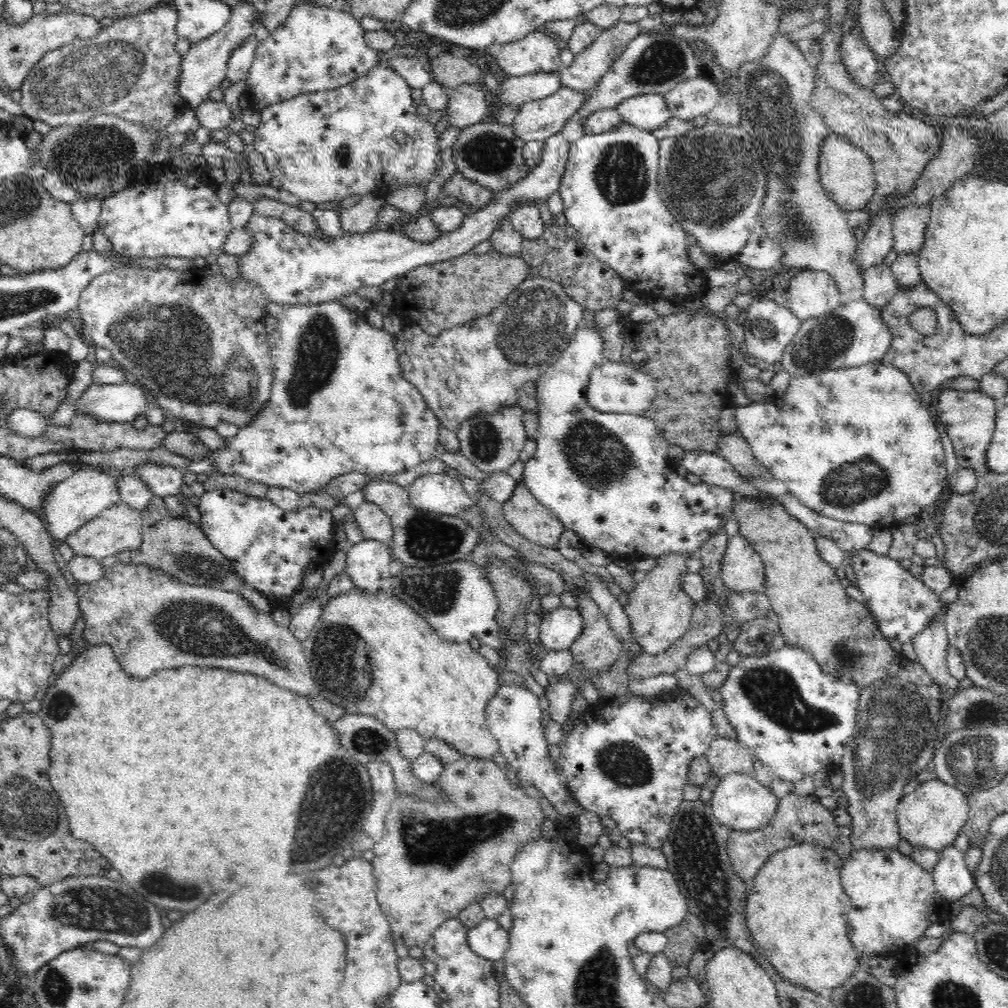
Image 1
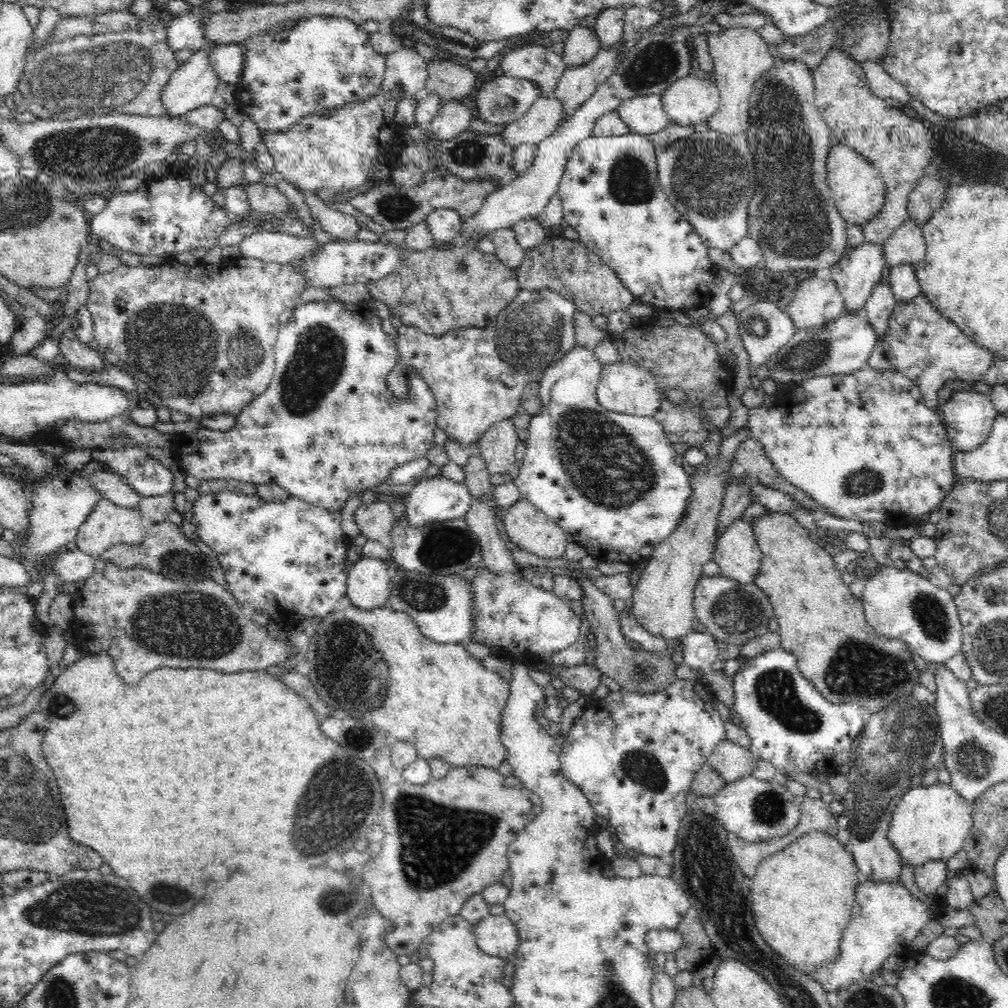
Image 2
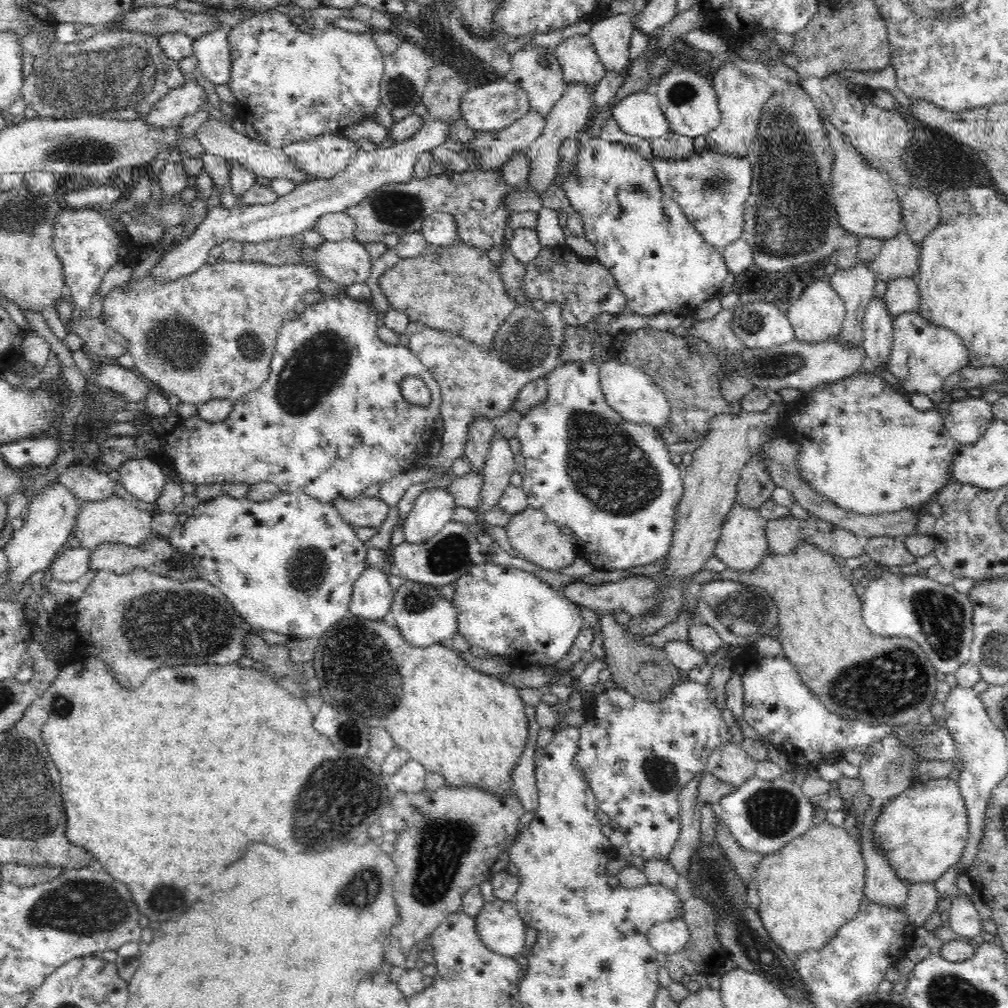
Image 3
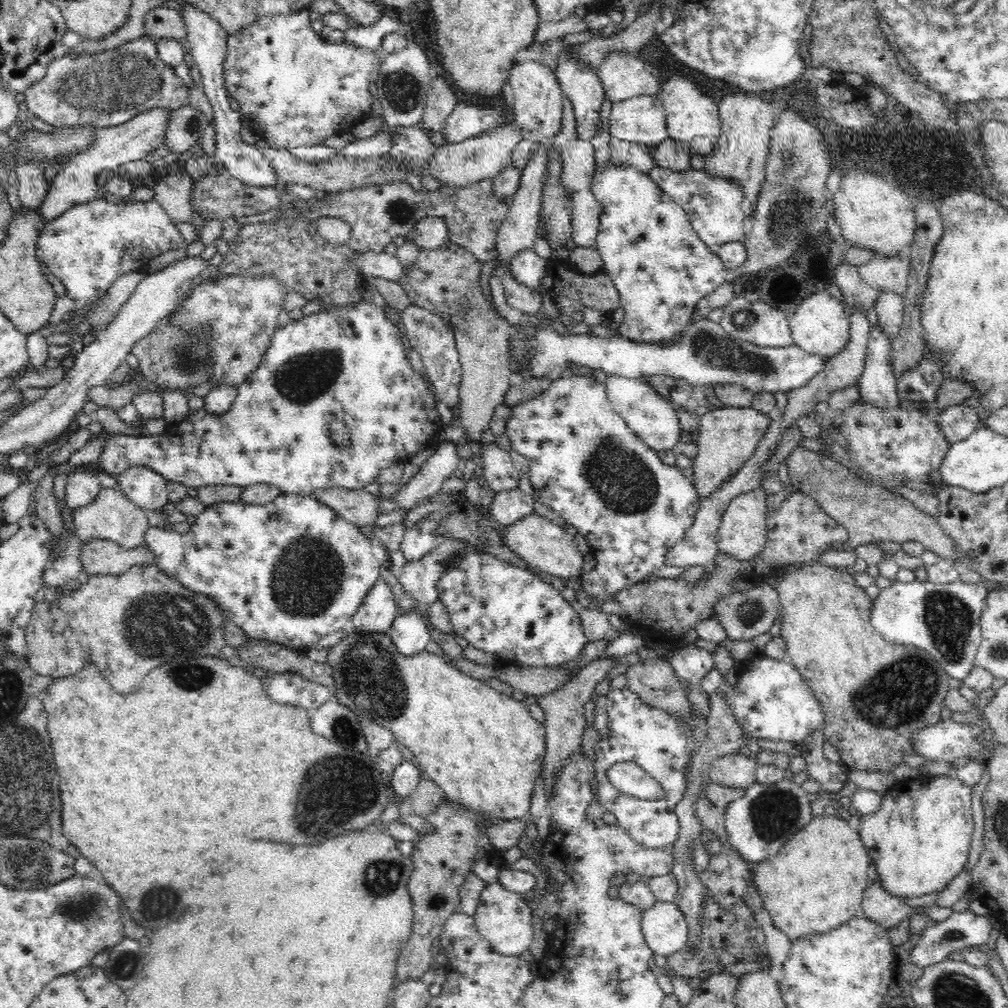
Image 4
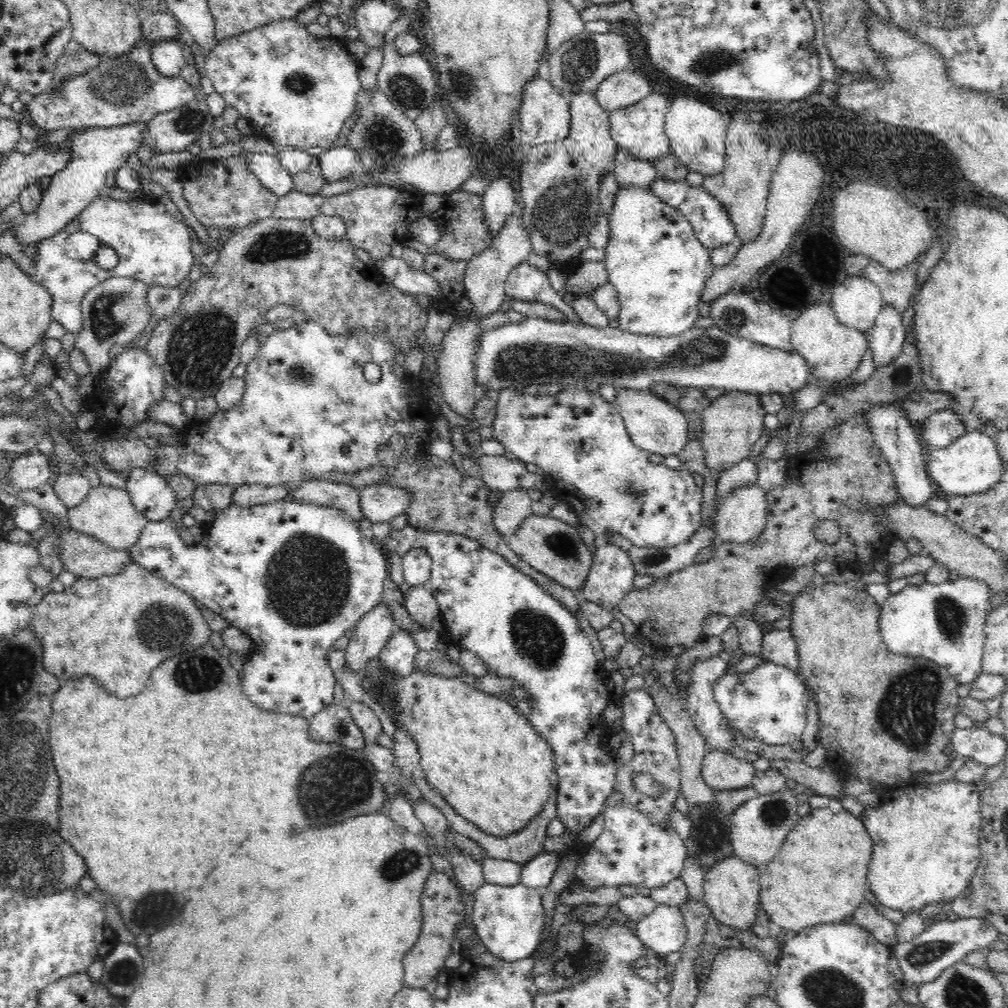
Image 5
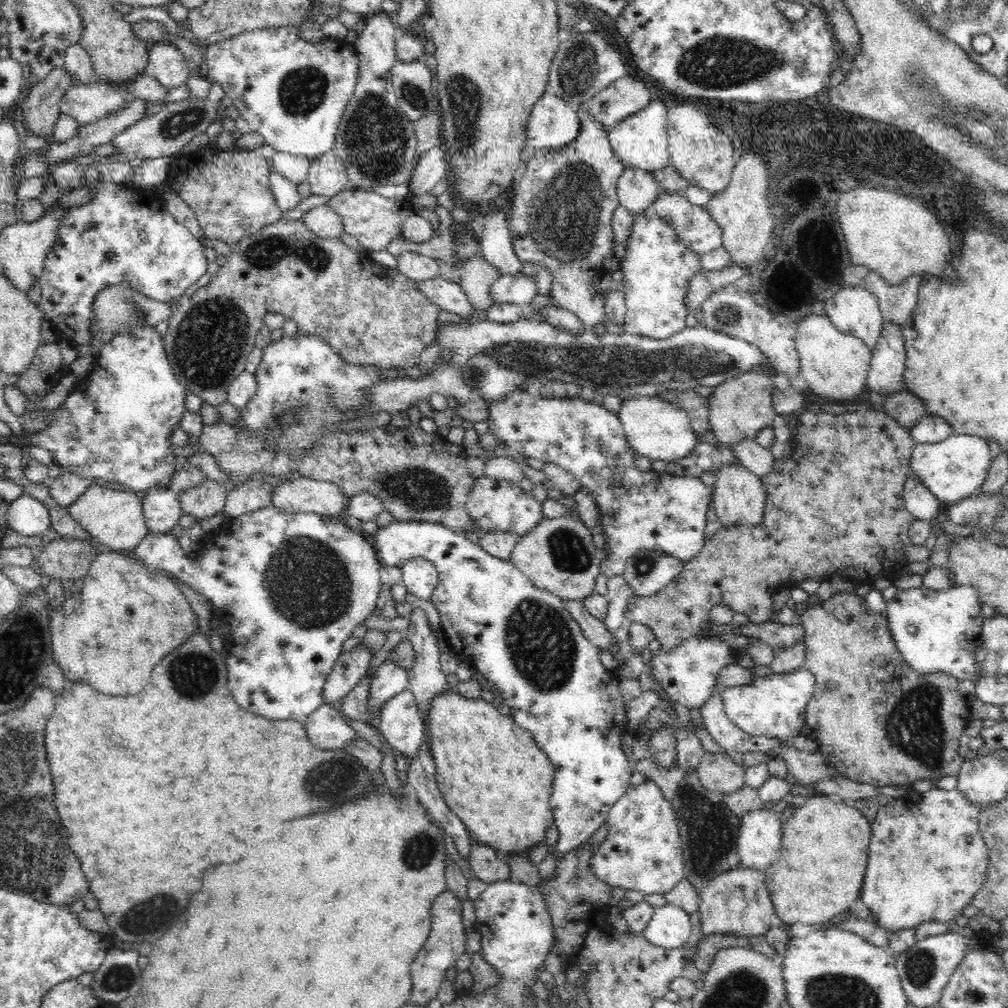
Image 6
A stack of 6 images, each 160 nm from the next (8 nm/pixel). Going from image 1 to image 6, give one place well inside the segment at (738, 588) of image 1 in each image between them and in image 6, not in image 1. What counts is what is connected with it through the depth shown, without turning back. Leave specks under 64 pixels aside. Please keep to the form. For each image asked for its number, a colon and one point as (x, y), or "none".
2: (737, 553)
3: (743, 541)
4: (742, 533)
5: (741, 517)
6: (738, 496)

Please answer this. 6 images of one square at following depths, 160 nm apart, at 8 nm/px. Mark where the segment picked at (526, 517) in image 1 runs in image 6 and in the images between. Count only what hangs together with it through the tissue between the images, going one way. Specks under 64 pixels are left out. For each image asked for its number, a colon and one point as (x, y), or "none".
2: (528, 527)
3: (536, 538)
4: (543, 544)
5: (554, 548)
6: (557, 555)

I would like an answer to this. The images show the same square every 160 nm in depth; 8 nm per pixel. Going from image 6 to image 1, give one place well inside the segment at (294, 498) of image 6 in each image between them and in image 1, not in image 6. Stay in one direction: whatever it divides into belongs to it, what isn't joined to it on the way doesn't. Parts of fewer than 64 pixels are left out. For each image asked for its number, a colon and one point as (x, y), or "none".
1: (374, 523)
2: (375, 521)
3: (360, 512)
4: (358, 507)
5: (344, 497)

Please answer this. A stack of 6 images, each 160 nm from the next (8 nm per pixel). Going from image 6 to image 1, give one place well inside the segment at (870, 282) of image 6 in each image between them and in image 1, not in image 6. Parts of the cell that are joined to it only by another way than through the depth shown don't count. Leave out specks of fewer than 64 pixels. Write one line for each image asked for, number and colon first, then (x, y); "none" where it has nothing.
1: (910, 224)
2: (906, 245)
3: (899, 257)
4: (885, 274)
5: (897, 288)

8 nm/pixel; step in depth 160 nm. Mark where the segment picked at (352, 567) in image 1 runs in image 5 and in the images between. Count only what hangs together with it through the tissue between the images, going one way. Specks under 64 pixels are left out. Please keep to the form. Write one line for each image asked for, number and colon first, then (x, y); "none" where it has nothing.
2: (368, 584)
3: (372, 595)
4: (378, 609)
5: (369, 635)

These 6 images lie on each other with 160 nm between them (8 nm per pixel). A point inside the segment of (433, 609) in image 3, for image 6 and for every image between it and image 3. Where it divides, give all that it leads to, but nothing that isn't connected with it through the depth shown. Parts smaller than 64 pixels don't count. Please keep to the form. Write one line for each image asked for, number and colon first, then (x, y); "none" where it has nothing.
4: (409, 632)
5: (398, 656)
6: (390, 678)

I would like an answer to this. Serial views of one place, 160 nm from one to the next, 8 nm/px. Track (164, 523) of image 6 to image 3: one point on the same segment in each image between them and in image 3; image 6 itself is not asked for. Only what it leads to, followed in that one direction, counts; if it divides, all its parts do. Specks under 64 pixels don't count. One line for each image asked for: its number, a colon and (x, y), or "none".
3: (142, 477)
4: (142, 486)
5: (151, 494)

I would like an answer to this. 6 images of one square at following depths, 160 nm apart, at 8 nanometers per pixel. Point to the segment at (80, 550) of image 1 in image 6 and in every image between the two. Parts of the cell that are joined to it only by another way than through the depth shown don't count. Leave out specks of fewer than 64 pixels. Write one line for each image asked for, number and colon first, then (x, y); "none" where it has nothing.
2: (108, 524)
3: (114, 520)
4: (111, 516)
5: (108, 514)
6: (113, 516)

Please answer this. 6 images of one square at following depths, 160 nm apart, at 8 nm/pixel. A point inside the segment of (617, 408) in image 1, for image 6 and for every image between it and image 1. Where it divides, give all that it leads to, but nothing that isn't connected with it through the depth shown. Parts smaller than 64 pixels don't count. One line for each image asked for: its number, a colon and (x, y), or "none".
2: (624, 387)
3: (628, 390)
4: (653, 418)
5: (657, 427)
6: (655, 428)

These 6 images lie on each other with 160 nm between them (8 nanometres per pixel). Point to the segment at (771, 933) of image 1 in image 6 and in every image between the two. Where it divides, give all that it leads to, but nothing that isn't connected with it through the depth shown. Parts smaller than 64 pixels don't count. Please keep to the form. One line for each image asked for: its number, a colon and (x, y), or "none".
2: (801, 897)
3: (808, 890)
4: (815, 882)
5: (819, 876)
6: (825, 847)

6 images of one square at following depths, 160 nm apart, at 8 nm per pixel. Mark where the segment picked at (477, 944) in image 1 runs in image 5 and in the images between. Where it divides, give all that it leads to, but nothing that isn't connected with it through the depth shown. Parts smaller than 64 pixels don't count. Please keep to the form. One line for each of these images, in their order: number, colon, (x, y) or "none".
2: (496, 935)
3: (499, 925)
4: (504, 918)
5: (509, 920)

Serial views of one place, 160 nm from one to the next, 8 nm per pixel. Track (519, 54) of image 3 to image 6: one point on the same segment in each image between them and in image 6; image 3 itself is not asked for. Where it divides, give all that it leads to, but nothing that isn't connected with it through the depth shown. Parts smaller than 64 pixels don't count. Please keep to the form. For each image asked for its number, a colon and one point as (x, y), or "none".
4: (537, 111)
5: (544, 115)
6: (552, 123)

